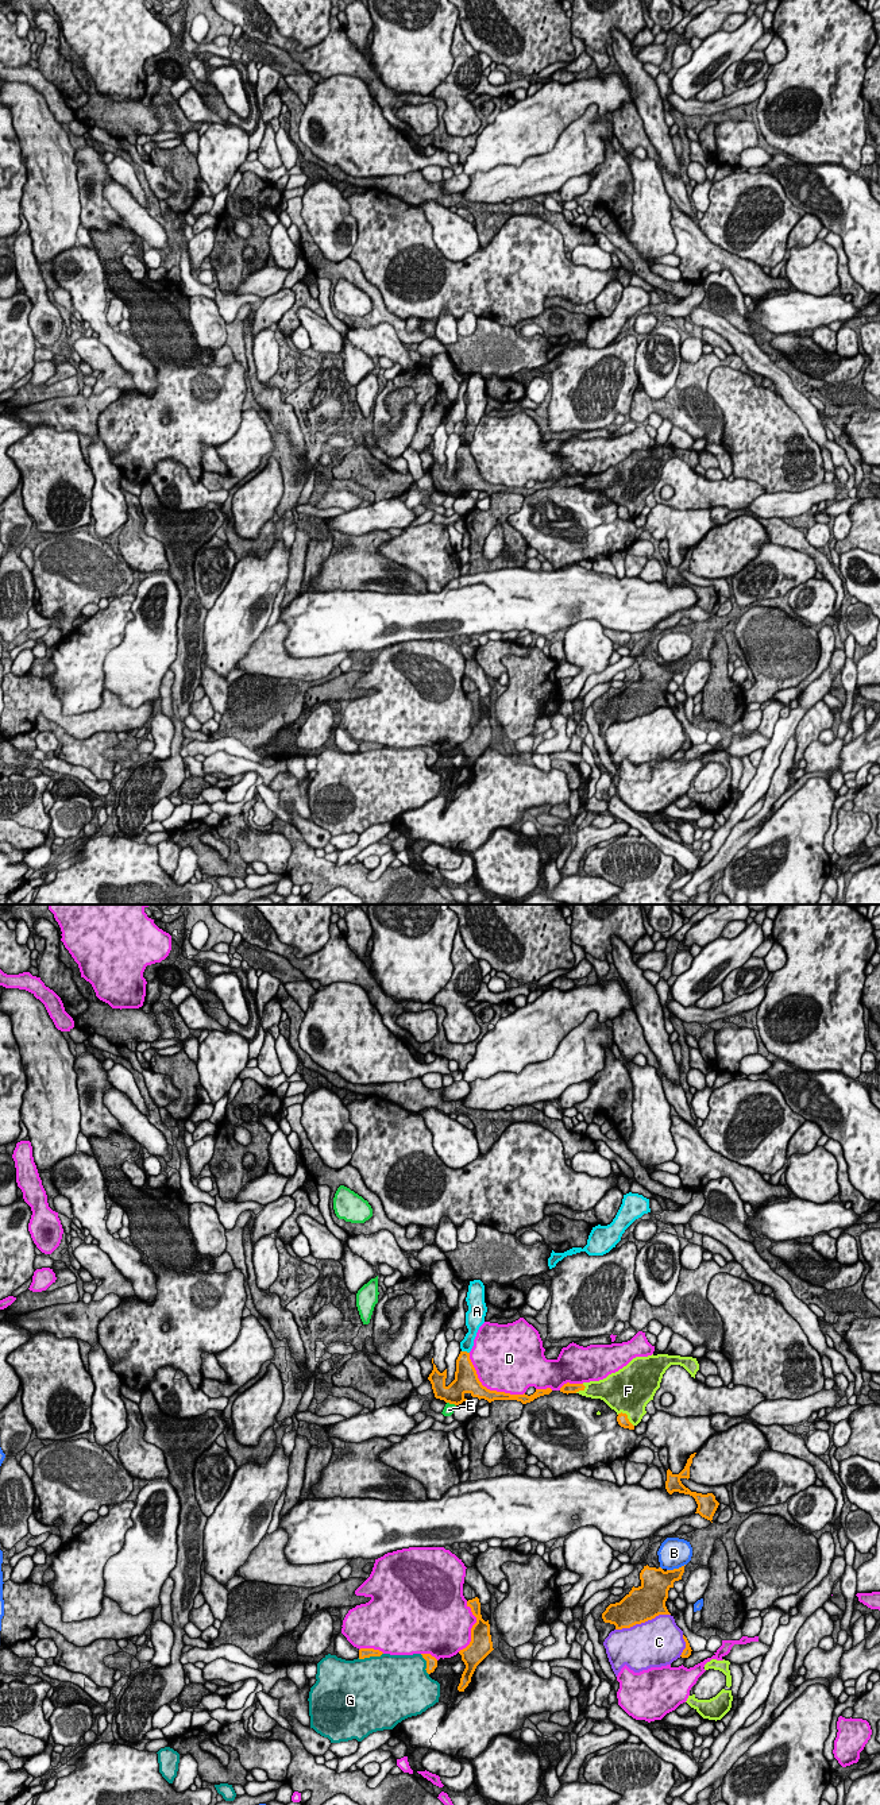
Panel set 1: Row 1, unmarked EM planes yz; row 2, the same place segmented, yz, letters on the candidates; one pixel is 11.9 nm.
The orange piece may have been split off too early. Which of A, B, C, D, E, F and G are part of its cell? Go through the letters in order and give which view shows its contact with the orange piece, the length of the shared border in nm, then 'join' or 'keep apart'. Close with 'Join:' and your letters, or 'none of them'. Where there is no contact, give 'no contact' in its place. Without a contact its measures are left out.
A: contact in yz; length 100 nm; keep apart
B: contact in yz; length 240 nm; keep apart
C: contact in yz; length 700 nm; keep apart
D: contact in yz; length 850 nm; keep apart
E: contact in yz; length 120 nm; keep apart
F: contact in yz; length 260 nm; keep apart
G: contact in yz; length 320 nm; keep apart
Join: none of them

